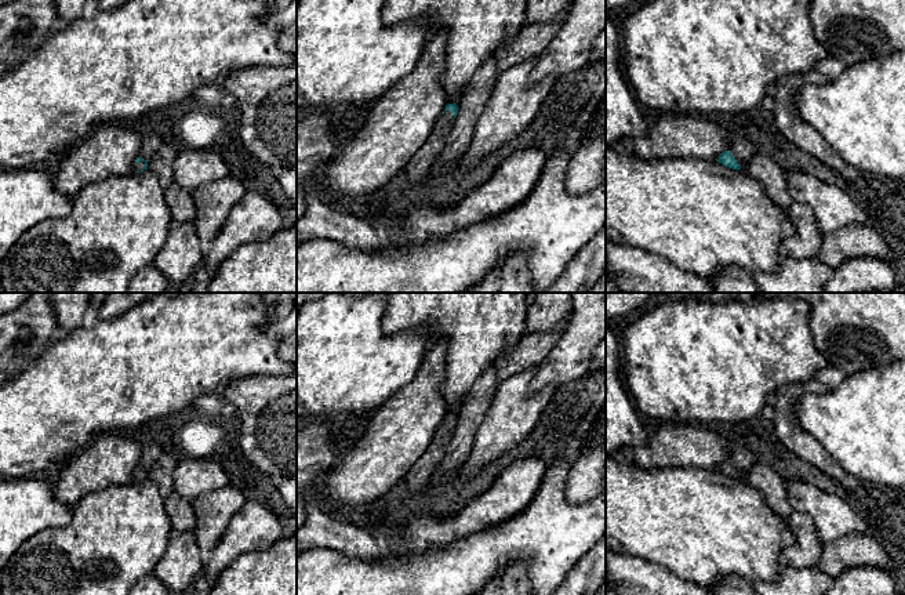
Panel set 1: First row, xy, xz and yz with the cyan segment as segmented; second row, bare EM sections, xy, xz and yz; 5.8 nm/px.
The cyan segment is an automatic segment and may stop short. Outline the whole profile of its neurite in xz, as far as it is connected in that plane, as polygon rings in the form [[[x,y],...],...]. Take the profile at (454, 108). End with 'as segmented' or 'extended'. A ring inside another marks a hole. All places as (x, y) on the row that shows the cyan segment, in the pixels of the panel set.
[[[457,104],[446,105],[444,115],[436,123],[422,148],[407,163],[403,171],[408,185],[422,181],[430,173],[432,164],[446,144],[458,109]]]; extended

